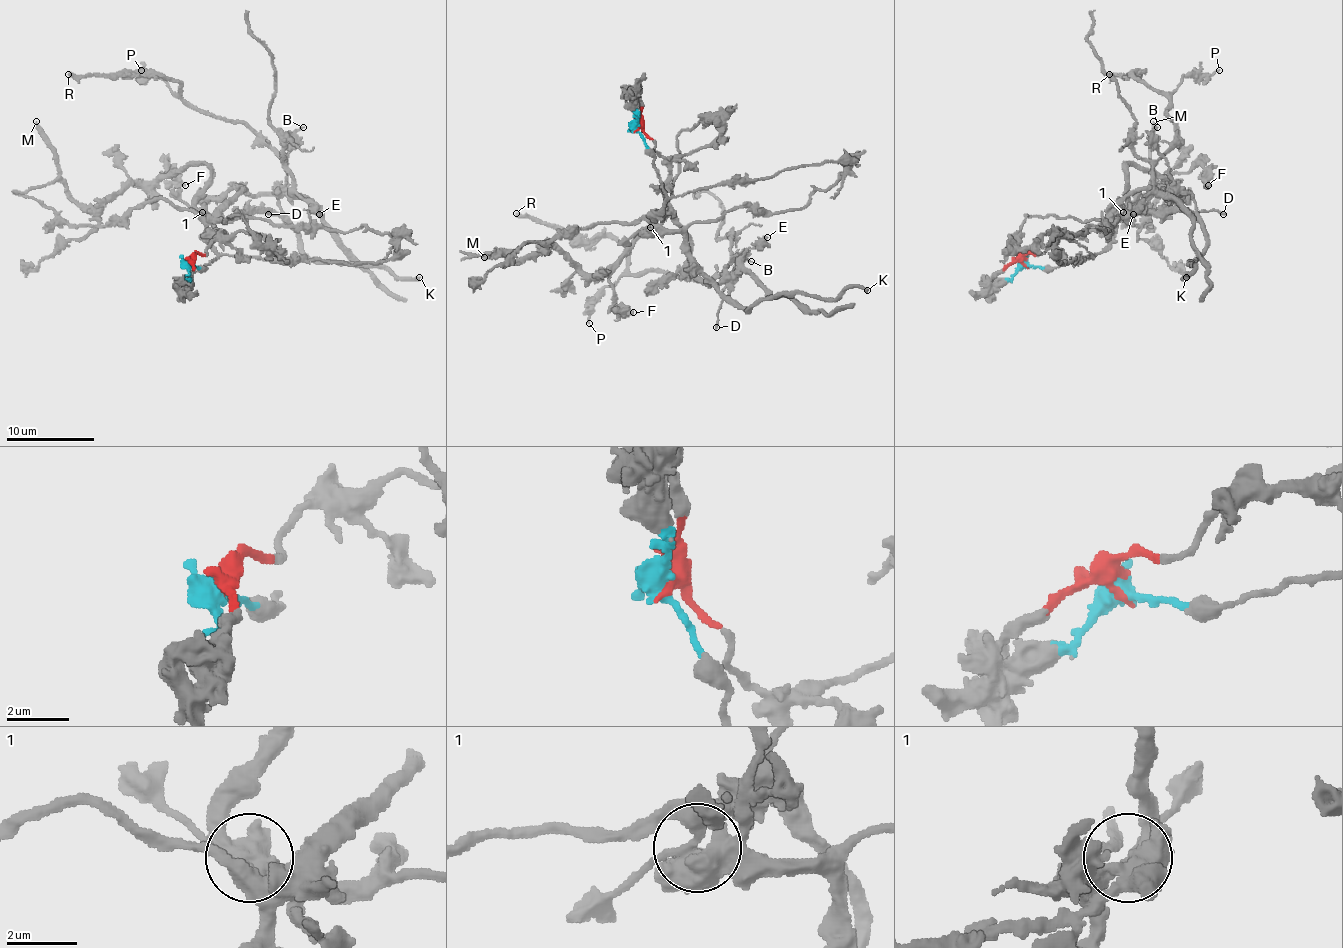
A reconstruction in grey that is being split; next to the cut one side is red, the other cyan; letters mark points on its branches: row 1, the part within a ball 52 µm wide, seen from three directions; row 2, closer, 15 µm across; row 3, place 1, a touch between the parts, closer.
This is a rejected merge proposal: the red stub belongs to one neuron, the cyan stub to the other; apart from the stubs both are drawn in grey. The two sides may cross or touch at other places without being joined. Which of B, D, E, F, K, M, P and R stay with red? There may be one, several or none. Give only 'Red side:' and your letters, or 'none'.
Red side: B, D, F, K, M

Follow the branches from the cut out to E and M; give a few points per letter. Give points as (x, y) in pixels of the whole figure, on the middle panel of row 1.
E: (639, 127), (665, 200), (654, 218), (667, 215), (689, 242), (689, 268), (698, 277), (720, 284), (767, 238)
M: (639, 127), (667, 167), (663, 215), (643, 231), (659, 231), (645, 231), (595, 275), (553, 249), (484, 257)

